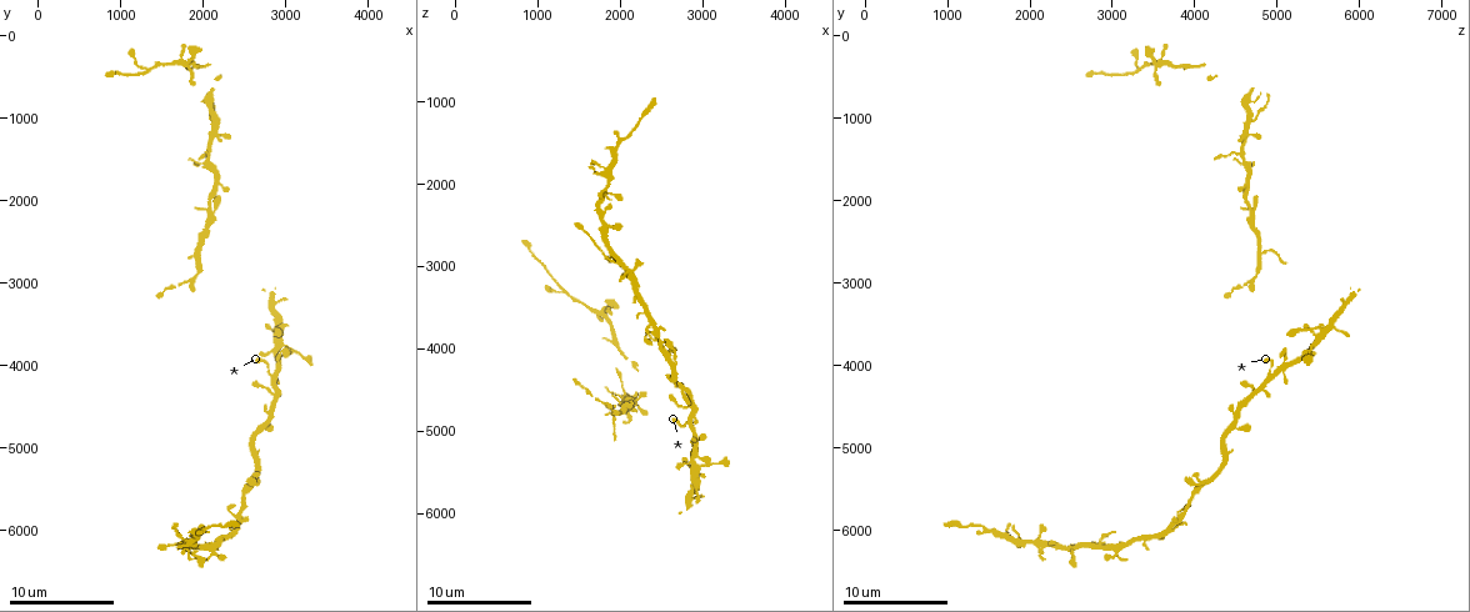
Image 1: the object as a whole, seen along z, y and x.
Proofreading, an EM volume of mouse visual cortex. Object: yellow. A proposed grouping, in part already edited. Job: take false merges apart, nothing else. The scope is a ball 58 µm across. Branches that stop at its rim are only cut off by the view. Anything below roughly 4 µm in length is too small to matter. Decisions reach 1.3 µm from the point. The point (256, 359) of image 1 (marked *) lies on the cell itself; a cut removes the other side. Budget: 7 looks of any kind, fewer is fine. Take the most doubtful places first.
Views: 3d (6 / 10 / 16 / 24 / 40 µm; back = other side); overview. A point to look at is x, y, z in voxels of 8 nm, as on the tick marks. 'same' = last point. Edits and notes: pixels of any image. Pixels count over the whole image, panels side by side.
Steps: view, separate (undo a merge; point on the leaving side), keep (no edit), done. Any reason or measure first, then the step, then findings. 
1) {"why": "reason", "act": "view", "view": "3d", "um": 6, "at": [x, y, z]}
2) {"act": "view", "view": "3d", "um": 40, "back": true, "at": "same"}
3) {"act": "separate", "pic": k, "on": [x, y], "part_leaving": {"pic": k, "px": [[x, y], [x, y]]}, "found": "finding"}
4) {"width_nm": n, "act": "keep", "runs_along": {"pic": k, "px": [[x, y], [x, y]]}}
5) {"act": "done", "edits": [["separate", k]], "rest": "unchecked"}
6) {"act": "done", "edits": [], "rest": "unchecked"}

{"why": "a narrow waist", "act": "view", "view": "3d", "um": 6, "at": [2050, 2050, 4600]}

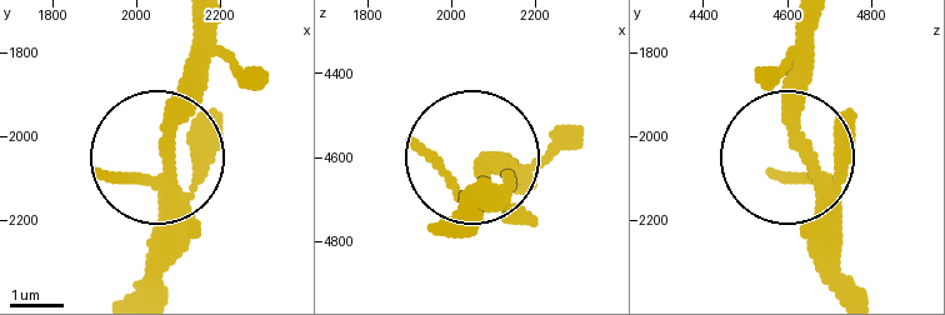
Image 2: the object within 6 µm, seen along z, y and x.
{"width_nm": 240, "act": "keep", "found": "one cell here"}

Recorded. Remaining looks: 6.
{"why": "branch point", "act": "view", "view": "3d", "um": 16, "at": [2900, 4150, 4950]}

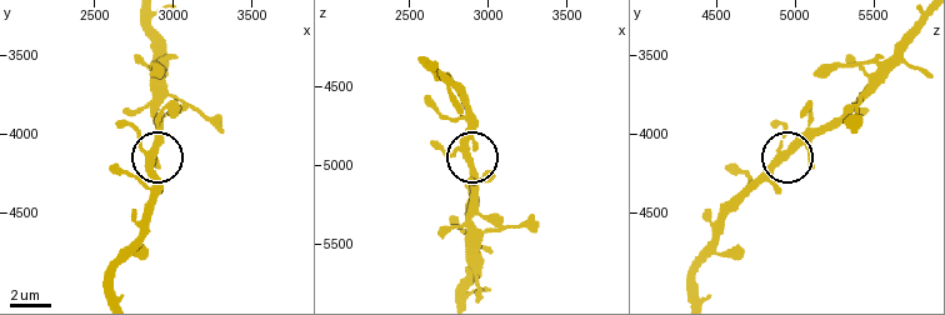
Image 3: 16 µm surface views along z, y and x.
{"act": "keep", "runs_along": {"pic": 3, "px": [[433, 141], [470, 158], [471, 200]]}, "found": "all the same cell"}

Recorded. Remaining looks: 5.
{"why": "sudden change in width", "act": "view", "view": "3d", "um": 10, "at": [1950, 2800, 4750]}

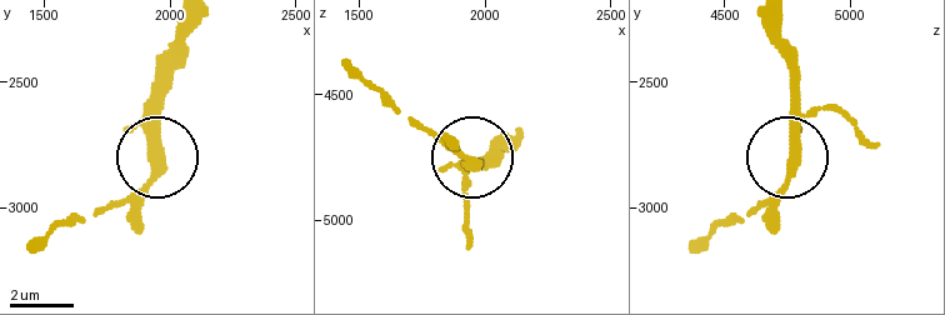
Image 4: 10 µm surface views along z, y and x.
{"act": "keep", "found": "all the same cell"}

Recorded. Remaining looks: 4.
{"act": "done", "edits": [], "rest": "unchecked"}

